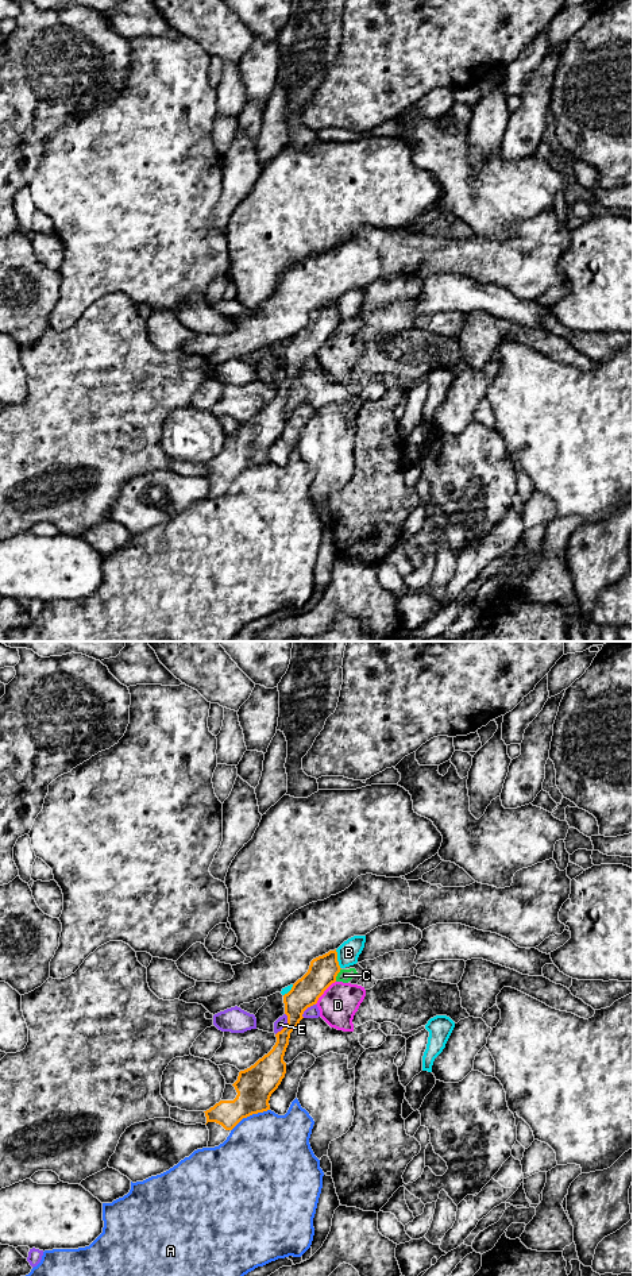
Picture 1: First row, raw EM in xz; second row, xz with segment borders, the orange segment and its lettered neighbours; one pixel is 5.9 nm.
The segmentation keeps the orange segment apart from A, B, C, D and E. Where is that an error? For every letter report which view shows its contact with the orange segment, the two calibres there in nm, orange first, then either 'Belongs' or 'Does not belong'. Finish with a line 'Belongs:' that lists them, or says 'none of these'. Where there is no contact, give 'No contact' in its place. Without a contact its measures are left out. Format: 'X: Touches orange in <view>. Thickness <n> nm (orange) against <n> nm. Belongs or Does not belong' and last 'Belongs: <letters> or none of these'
A: Touches orange in xz. Thickness 220 nm (orange) against 480 nm. Does not belong
B: Touches orange in xz. Thickness 170 nm (orange) against 130 nm. Does not belong
C: Touches orange in xz. Thickness 170 nm (orange) against 80 nm. Does not belong
D: Touches orange in xz. Thickness 170 nm (orange) against 220 nm. Does not belong
E: Touches orange in xz. Thickness 170 nm (orange) against 70 nm. Does not belong
Belongs: none of these

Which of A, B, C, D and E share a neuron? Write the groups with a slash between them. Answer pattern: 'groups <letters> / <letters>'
groups A / B / C D / E

